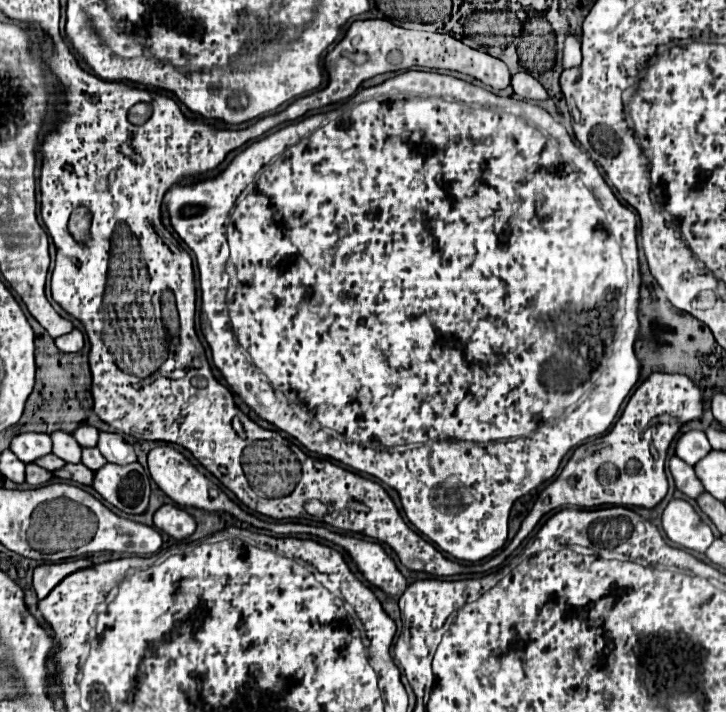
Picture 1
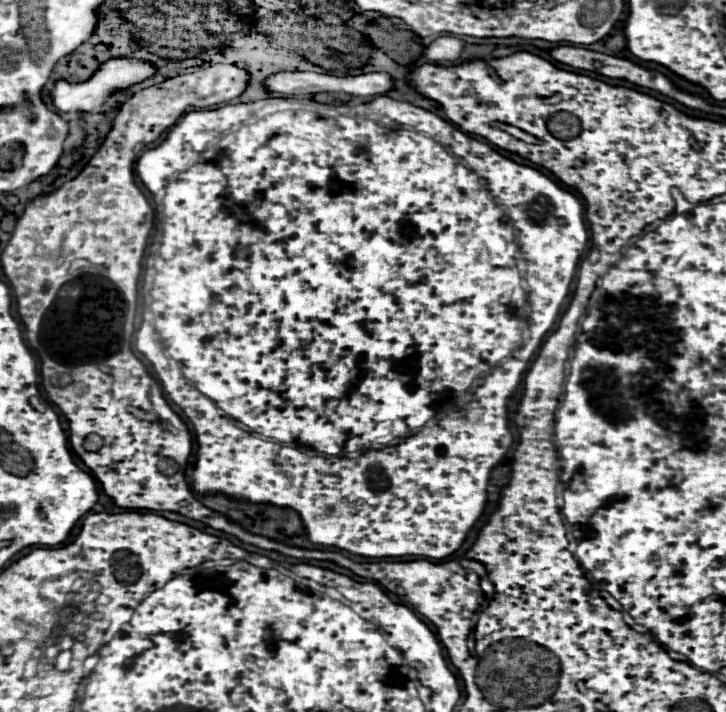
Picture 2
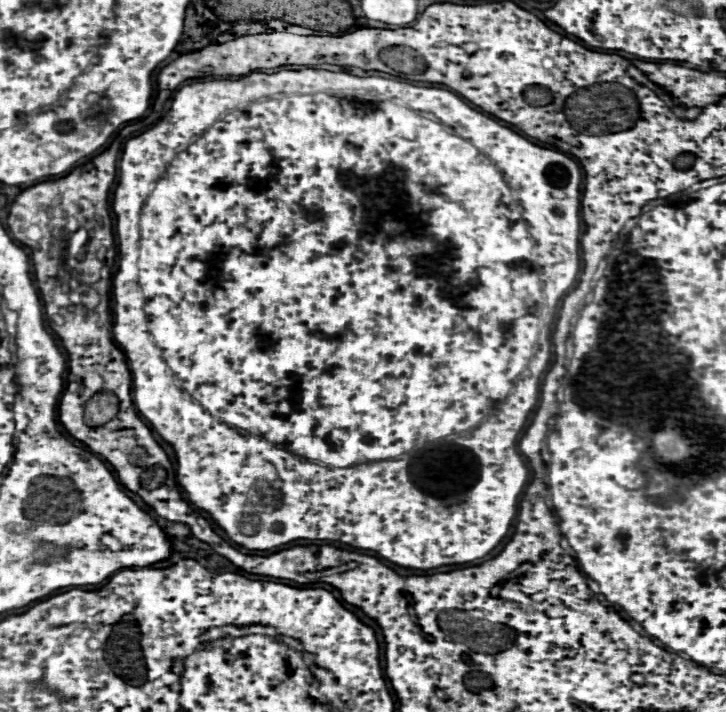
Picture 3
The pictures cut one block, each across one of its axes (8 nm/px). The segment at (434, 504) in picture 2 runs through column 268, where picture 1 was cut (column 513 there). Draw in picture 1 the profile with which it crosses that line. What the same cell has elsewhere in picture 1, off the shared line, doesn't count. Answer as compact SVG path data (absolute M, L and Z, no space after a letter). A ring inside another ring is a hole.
M407 71L407 72L405 72L405 73L403 73L403 74L400 74L400 75L399 75L399 76L396 76L396 77L394 77L394 78L391 78L391 79L388 79L388 80L386 80L386 81L385 81L385 82L384 82L384 83L382 83L382 84L378 84L378 85L376 85L376 86L373 86L373 87L369 87L369 88L366 88L366 89L363 89L363 90L361 90L361 91L359 91L359 92L358 92L358 93L356 93L356 94L355 94L355 95L353 95L353 96L352 96L352 97L351 97L351 98L350 98L350 99L349 99L349 100L348 100L348 102L347 102L347 103L346 103L346 104L345 104L345 106L344 106L344 108L345 108L345 111L347 111L347 110L348 110L348 112L344 112L344 114L342 114L342 116L340 116L340 118L338 118L338 120L334 120L334 122L330 122L330 124L326 124L326 126L324 126L324 128L320 128L320 126L322 126L322 118L320 118L320 116L310 116L310 118L306 118L306 120L302 120L302 122L300 122L300 124L292 124L292 126L286 126L286 128L282 128L282 130L278 130L278 132L274 132L274 134L270 134L270 136L266 136L266 138L262 138L262 140L258 140L258 142L254 142L254 144L252 144L252 146L248 146L248 148L246 148L246 150L244 150L244 152L240 152L240 154L238 154L238 156L234 156L234 160L232 160L232 162L230 162L230 164L228 164L228 168L226 168L226 170L222 170L222 172L220 172L220 174L218 174L218 176L214 176L214 178L206 178L206 180L202 180L202 182L196 182L196 184L188 184L188 186L179 186L179 185L174 185L174 186L173 186L173 187L171 187L171 188L170 188L170 189L169 189L169 191L168 191L168 192L167 192L167 194L166 194L166 210L168 210L168 216L170 216L170 224L172 224L172 228L174 228L174 230L176 230L176 234L178 234L178 236L180 236L180 238L182 238L182 242L184 242L184 244L186 244L186 246L188 246L188 248L190 248L190 250L192 250L192 252L194 252L194 254L196 254L196 262L197 262L197 265L198 265L198 269L199 269L199 274L200 274L200 288L201 288L201 301L202 301L202 305L201 305L201 314L200 314L200 316L201 316L201 321L202 321L202 322L201 322L201 330L202 330L202 333L203 333L203 335L204 335L204 338L205 338L205 340L206 340L206 342L208 342L208 344L210 344L210 350L212 350L212 360L214 360L214 366L216 366L216 368L218 368L218 370L220 370L220 374L222 374L222 376L224 376L224 380L226 380L226 382L228 382L228 386L230 386L230 390L232 390L232 392L234 392L234 394L238 394L238 396L240 396L240 398L242 398L242 402L244 402L244 404L248 404L248 406L250 406L250 408L252 408L252 410L254 410L254 412L256 412L256 414L258 414L258 416L260 416L260 418L262 418L262 420L266 420L266 422L270 422L270 424L273 424L273 425L274 425L274 426L275 426L275 427L276 427L276 428L277 428L277 429L278 429L278 430L280 430L280 431L284 431L284 432L286 432L286 433L288 433L288 434L289 434L289 435L290 435L290 436L294 436L294 438L295 438L295 439L296 439L296 440L300 440L300 444L302 444L302 446L306 446L306 448L308 448L308 450L312 450L312 452L318 452L318 454L324 454L324 456L330 456L330 458L334 458L334 460L338 460L338 461L340 461L340 462L344 462L344 464L348 464L348 466L352 466L352 468L356 468L356 470L362 470L362 472L368 472L368 474L372 474L372 476L376 476L376 478L380 478L380 480L382 480L382 482L386 482L386 484L388 484L388 486L392 486L392 488L394 488L394 490L396 490L396 492L398 492L398 494L400 494L400 502L402 502L402 508L404 508L404 512L406 512L406 516L408 516L408 520L410 520L410 522L412 522L412 524L414 524L414 526L416 526L416 528L418 528L418 530L420 530L420 532L422 532L422 534L424 534L424 536L428 536L428 538L430 538L430 540L432 540L432 542L434 542L434 544L438 544L438 546L440 546L440 548L442 548L442 550L444 550L444 552L448 552L448 554L452 554L452 556L454 556L454 558L460 558L460 560L468 560L468 562L476 562L476 560L482 560L482 558L486 558L486 556L490 556L490 554L492 554L492 552L496 552L496 550L500 550L500 548L502 548L502 546L504 546L504 544L506 544L506 540L508 540L508 516L510 516L510 508L512 508L512 504L514 504L514 500L518 500L518 498L520 498L520 496L524 496L524 494L528 494L528 492L530 492L530 490L534 490L534 488L538 488L538 486L540 486L540 484L544 484L544 482L546 482L546 480L550 480L550 478L552 478L552 476L554 476L554 474L556 474L556 470L558 470L558 468L560 468L560 462L562 462L562 458L564 458L564 456L566 456L566 452L568 452L568 450L570 450L570 448L576 448L576 446L580 446L580 442L584 442L584 440L588 440L588 438L592 438L592 436L598 436L598 434L604 434L604 432L606 432L606 430L608 430L608 428L610 428L610 426L612 426L612 422L614 422L614 418L616 418L616 414L618 414L618 410L620 410L620 406L622 406L622 402L624 402L624 398L626 398L626 396L628 396L628 394L630 394L630 390L632 390L632 388L634 388L634 384L636 384L636 383L637 383L637 382L638 382L638 380L639 380L639 378L640 378L640 371L641 371L641 369L640 369L640 362L639 362L639 360L638 360L638 359L637 359L637 357L636 357L636 354L634 354L634 340L636 340L636 334L638 334L638 324L640 324L640 322L638 322L638 298L640 298L640 284L642 284L642 278L640 278L640 256L638 256L638 248L636 248L636 214L632 214L632 212L630 212L630 210L626 210L626 208L624 208L624 206L622 206L622 204L620 204L620 202L618 202L618 198L616 198L616 196L614 196L614 192L612 192L612 188L610 188L610 186L609 186L609 185L608 185L608 184L607 184L607 183L606 183L606 182L604 182L604 177L603 177L603 176L602 176L602 174L600 174L600 172L598 172L598 168L596 168L596 166L594 166L594 162L592 162L592 160L590 160L590 156L589 156L589 154L588 154L588 153L587 153L587 152L584 152L584 151L583 151L583 152L582 152L582 150L581 150L581 149L580 149L580 148L578 148L578 146L576 146L576 144L574 144L574 142L572 142L572 138L571 138L571 136L570 136L570 135L569 135L569 134L568 134L568 132L567 132L567 131L566 131L566 129L565 129L565 128L562 128L562 126L560 126L560 124L558 124L558 122L554 122L554 118L552 118L552 116L550 116L550 114L548 114L548 112L546 112L546 110L544 110L544 109L542 109L542 108L540 108L540 107L539 107L539 106L536 106L536 105L532 105L532 104L529 104L529 103L527 103L527 102L524 102L524 101L518 101L518 100L515 100L515 99L513 99L513 98L510 98L510 97L500 97L500 96L497 96L497 95L495 95L495 94L493 94L493 93L491 93L491 92L489 92L489 91L487 91L487 90L485 90L485 89L483 89L483 88L480 88L480 87L477 87L477 86L474 86L474 85L472 85L472 84L470 84L470 83L468 83L468 82L462 82L462 80L458 80L458 78L452 78L452 76L446 76L446 74L434 74L434 72L423 72L423 71ZM408 94L410 94L410 96L408 96ZM381 96L383 96L383 97L384 97L384 98L382 98L382 99L381 99L381 98L378 98L378 97L381 97ZM404 96L405 96L405 97L404 97ZM385 97L386 97L386 98L385 98ZM422 97L423 97L423 98L422 98ZM372 98L374 98L374 99L372 99ZM387 98L388 98L388 99L387 99ZM357 104L358 104L358 106L356 106L356 105L357 105ZM351 107L352 107L352 110L350 110L350 108L351 108ZM353 107L354 107L354 108L353 108ZM526 122L528 122L528 124L526 124ZM314 128L318 128L318 130L316 130L316 132L314 132ZM538 128L542 128L542 132L540 132L540 130L538 130ZM312 132L314 132L314 134L312 134ZM310 134L312 134L312 136L310 136ZM306 136L308 136L308 138L306 138ZM302 138L304 138L304 140L302 140ZM298 140L300 140L300 142L298 142ZM286 146L290 146L290 148L288 148L288 150L286 150L286 152L284 152L284 148L286 148ZM282 152L284 152L284 154L282 154ZM560 152L562 152L562 154L560 154ZM278 154L280 154L280 158L278 158L278 160L276 160L276 162L274 162L274 164L270 164L270 166L266 166L266 170L264 170L264 172L262 172L262 168L264 168L264 164L268 164L268 162L270 162L270 158L274 158L274 156L278 156ZM262 166L263 166L263 167L262 167ZM260 168L261 168L261 169L260 169ZM258 172L259 172L259 173L258 173ZM261 172L262 172L262 174L260 174L260 173L261 173ZM256 174L258 174L258 176L259 176L259 175L260 175L260 178L259 178L259 177L257 177L257 180L256 180L256 182L255 182L255 183L252 183L252 182L254 182L254 176L256 176ZM257 181L258 181L258 182L257 182ZM248 184L249 184L249 185L248 185ZM246 186L247 186L247 187L246 187ZM244 188L245 188L245 189L244 189ZM242 190L243 190L243 191L242 191ZM240 192L241 192L241 194L240 194ZM252 192L254 192L254 194L250 194L250 193L252 193ZM592 192L594 192L594 194L592 194ZM249 194L250 194L250 196L248 196L248 195L249 195ZM594 196L596 196L596 198L598 198L598 200L596 200L596 198L594 198ZM236 198L237 198L237 201L236 201ZM245 198L246 198L246 200L244 200L244 199L245 199ZM243 200L244 200L244 208L240 208L240 210L238 210L238 208L236 208L236 224L234 224L234 226L233 226L233 225L232 225L232 224L230 224L230 216L231 216L231 212L232 212L232 210L233 210L233 209L234 209L234 208L235 208L235 206L234 206L234 202L236 202L236 205L237 205L237 204L239 204L239 203L240 203L240 202L241 202L241 201L243 201ZM600 206L602 206L602 208L600 208ZM230 210L231 210L231 212L230 212ZM604 212L606 212L606 214L604 214ZM624 212L626 212L626 214L624 214ZM606 218L608 218L608 220L606 220ZM227 219L228 219L228 221L227 221L227 222L226 222L226 223L225 223L225 224L224 224L224 220L227 220ZM604 222L606 222L606 224L608 224L608 228L610 228L610 232L612 232L612 234L614 234L614 236L612 236L612 234L610 234L610 232L608 232L608 230L606 230L606 226L604 226ZM506 226L508 226L508 238L506 238ZM224 229L225 229L225 230L224 230ZM234 230L236 230L236 242L228 242L228 240L230 240L230 236L226 236L226 232L227 232L227 231L234 231ZM226 238L228 238L228 240L226 240ZM506 240L508 240L508 242L506 242ZM226 242L228 242L228 244L226 244ZM618 244L620 244L620 246L618 246ZM622 260L624 260L624 262L622 262ZM624 264L626 264L626 266L624 266ZM228 276L230 276L230 284L228 284ZM626 278L628 278L628 280L626 280ZM227 284L228 284L228 285L227 285ZM626 284L628 284L628 286L626 286ZM624 288L626 288L626 290L624 290ZM620 290L624 290L624 292L620 292ZM608 294L610 294L610 296L612 296L612 294L614 294L614 296L616 296L616 298L614 298L614 300L612 300L612 302L610 302L610 304L608 304L608 300L606 300L606 298L608 298ZM566 302L568 302L568 320L566 320L566 318L562 318L562 316L566 316ZM227 306L228 306L228 307L227 307ZM604 308L606 308L606 310L604 310ZM602 310L604 310L604 312L610 312L610 314L612 314L612 326L614 326L614 334L612 334L612 342L610 342L610 344L608 344L608 346L606 346L606 348L604 348L604 336L602 336L602 334L600 334L600 332L602 332L602 330L604 330L604 326L606 326L606 314L604 314L604 312L602 312ZM227 311L228 311L228 313L225 313L225 314L227 314L227 315L219 315L219 314L221 314L221 313L224 313L224 312L227 312ZM229 314L230 314L230 315L229 315ZM228 316L230 316L230 318L229 318L229 317L228 317ZM227 322L228 322L228 323L227 323ZM228 327L229 327L229 328L230 328L230 330L232 330L232 331L228 331L228 330L226 330L226 329L227 329L227 328L228 328ZM233 332L234 332L234 333L233 333ZM540 334L542 334L542 336L540 336ZM600 336L602 336L602 338L600 338ZM238 344L240 344L240 346L242 346L242 348L244 348L244 350L246 350L246 352L244 352L244 350L242 350L242 348L240 348L240 346L238 346ZM564 344L566 344L566 358L556 358L556 356L558 356L558 354L560 354L560 352L564 352ZM598 348L602 348L602 354L600 354L600 350L598 350ZM248 354L250 354L250 356L248 356ZM596 354L600 354L600 356L602 356L602 360L601 360L601 361L600 361L600 364L601 364L601 365L600 365L600 366L598 366L598 368L596 368L596 370L595 370L595 372L594 372L594 374L592 374L592 378L590 378L590 380L589 380L589 381L588 381L588 382L586 382L586 384L584 384L584 386L582 386L582 388L584 388L584 394L582 394L582 396L580 396L580 398L578 398L578 402L576 402L576 404L570 404L570 400L568 400L568 398L570 398L570 388L578 388L578 360L596 360ZM250 358L252 358L252 364L254 364L254 366L256 366L256 368L252 368L252 364L250 364ZM570 376L576 376L576 380L566 380L566 378L570 378ZM558 380L566 380L566 382L558 382ZM276 392L280 392L280 394L282 394L282 396L286 396L286 402L288 402L288 404L284 404L284 402L278 402L278 400L276 400L276 396L274 396L274 394L276 394ZM296 410L297 410L297 413L296 413ZM552 418L564 418L564 420L552 420ZM546 420L548 420L548 422L546 422ZM544 422L546 422L546 424L544 424ZM336 434L342 434L342 436L344 436L344 442L340 442L340 440L338 440L338 438L334 438L334 436L336 436ZM384 436L386 436L386 438L384 438ZM454 440L464 440L464 442L454 442ZM509 440L511 440L511 442L504 442L504 446L496 446L496 444L494 444L494 446L486 446L486 444L484 444L484 446L480 446L480 444L482 444L482 442L502 442L502 441L509 441ZM370 442L380 442L380 444L384 444L384 446L388 446L388 448L392 448L392 446L402 446L402 444L416 444L416 442L420 442L420 444L426 444L426 442L430 442L430 444L426 444L426 446L422 446L422 448L416 448L416 450L408 450L408 452L402 452L402 454L400 454L400 452L388 452L388 450L374 450L374 448L364 448L364 446L358 446L358 444L370 444ZM420 474L422 474L422 476L420 476ZM450 504L460 504L460 508L450 508ZM420 512L422 512L422 514L420 514ZM466 520L468 520L468 522L466 522Z

